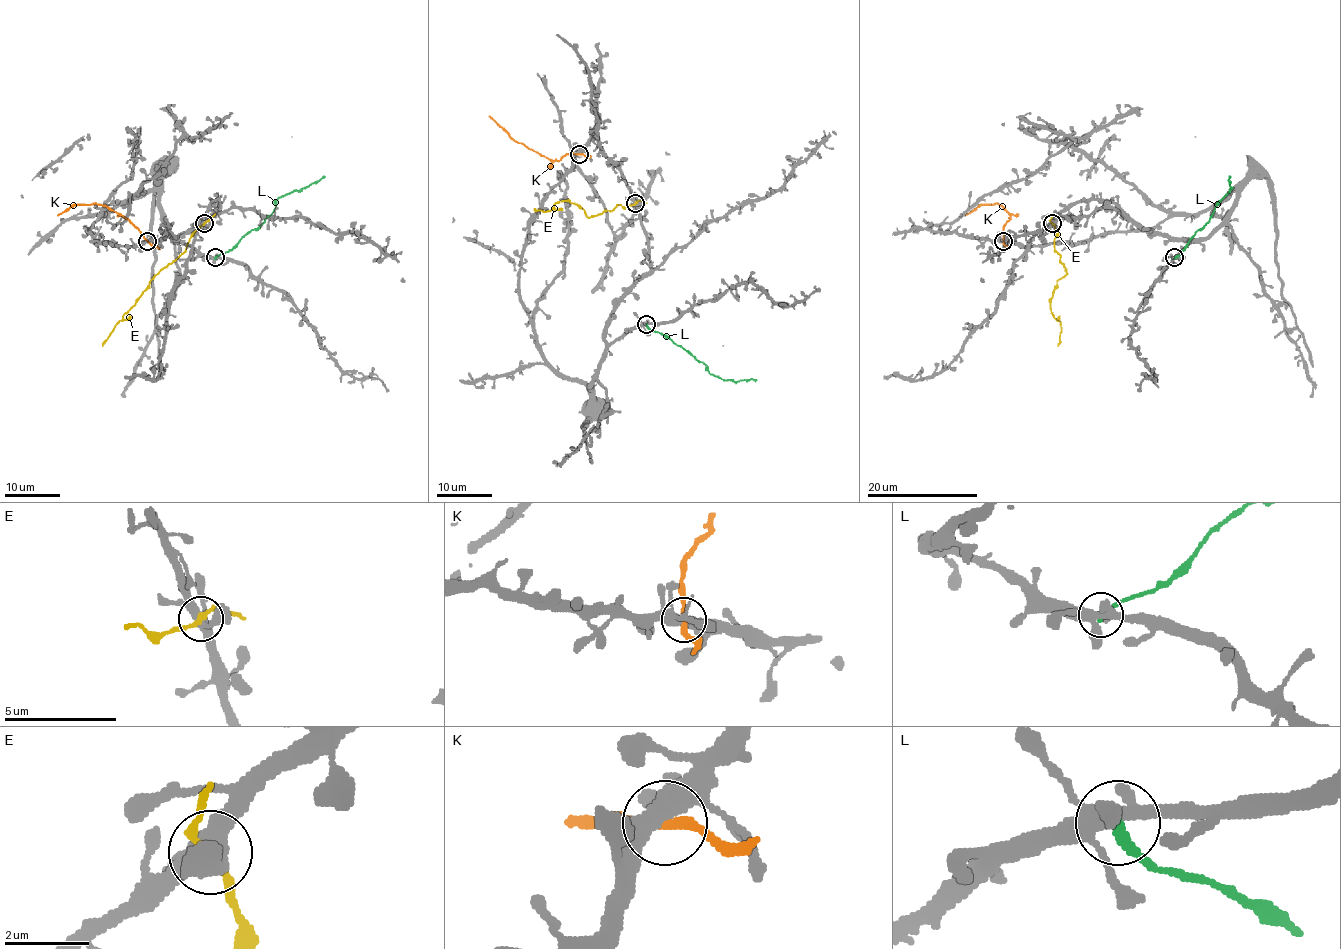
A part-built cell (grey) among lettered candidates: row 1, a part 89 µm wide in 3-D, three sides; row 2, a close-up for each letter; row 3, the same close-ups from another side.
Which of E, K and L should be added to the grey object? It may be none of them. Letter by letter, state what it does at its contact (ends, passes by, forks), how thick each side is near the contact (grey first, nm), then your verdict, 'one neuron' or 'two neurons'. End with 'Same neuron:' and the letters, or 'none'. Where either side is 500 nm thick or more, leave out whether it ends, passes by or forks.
E: it passes by; calibres 360 and 200 nm; two neurons
K: it passes by; calibres 400 and 200 nm; two neurons
L: it ends; calibres 380 and 300 nm; two neurons
Same neuron: none

